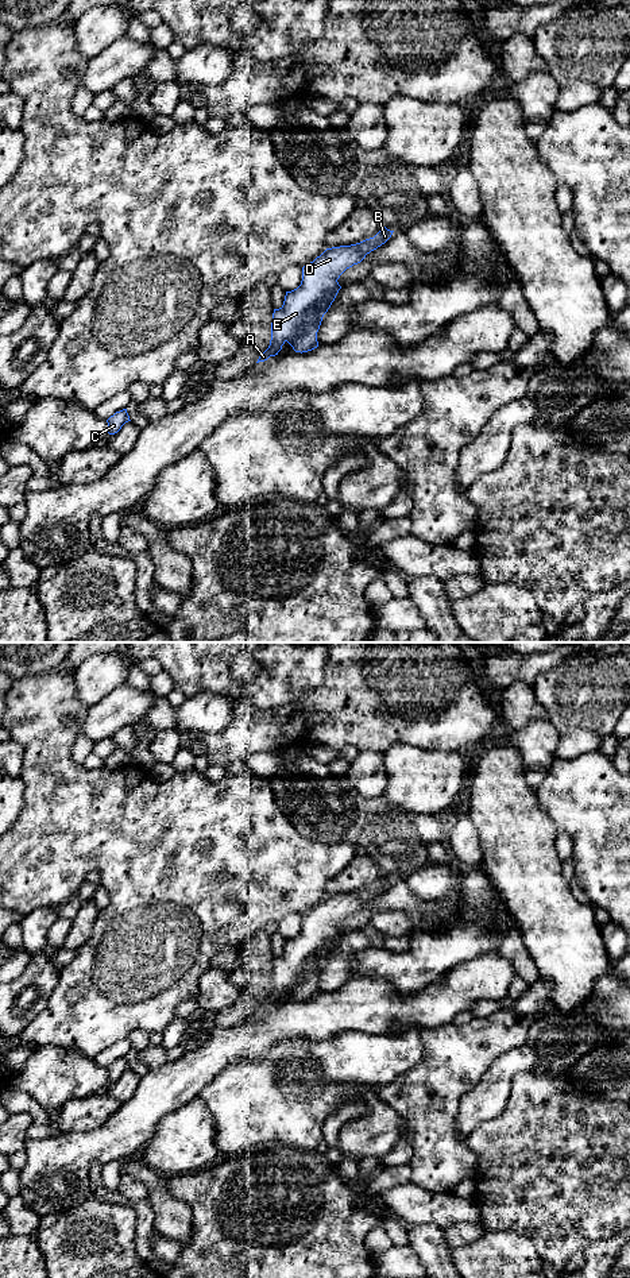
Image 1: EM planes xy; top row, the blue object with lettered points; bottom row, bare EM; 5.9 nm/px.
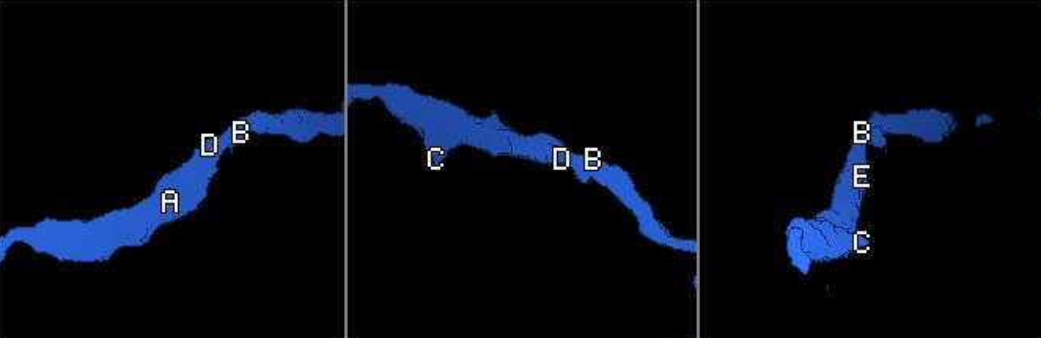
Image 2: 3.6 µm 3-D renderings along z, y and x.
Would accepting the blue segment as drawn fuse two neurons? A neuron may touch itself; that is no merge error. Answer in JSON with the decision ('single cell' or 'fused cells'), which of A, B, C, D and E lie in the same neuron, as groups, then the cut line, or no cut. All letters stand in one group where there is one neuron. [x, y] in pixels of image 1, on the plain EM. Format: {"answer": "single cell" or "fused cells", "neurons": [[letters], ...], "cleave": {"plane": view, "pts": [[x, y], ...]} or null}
{"answer": "single cell", "neurons": [["A", "B", "C", "D", "E"]], "cleave": null}

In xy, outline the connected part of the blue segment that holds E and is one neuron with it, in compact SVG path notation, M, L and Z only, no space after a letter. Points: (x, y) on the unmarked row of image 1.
M382 873L374 885L351 893L326 896L305 912L301 933L286 939L283 953L274 957L270 993L256 1011L278 1003L286 989L301 1001L317 996L317 980L322 965L341 937L337 927L347 916L360 911L367 901L384 892L393 880Z

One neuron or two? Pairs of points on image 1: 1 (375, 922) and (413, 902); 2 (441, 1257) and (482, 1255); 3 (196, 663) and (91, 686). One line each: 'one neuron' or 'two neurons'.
1: two neurons
2: two neurons
3: two neurons

